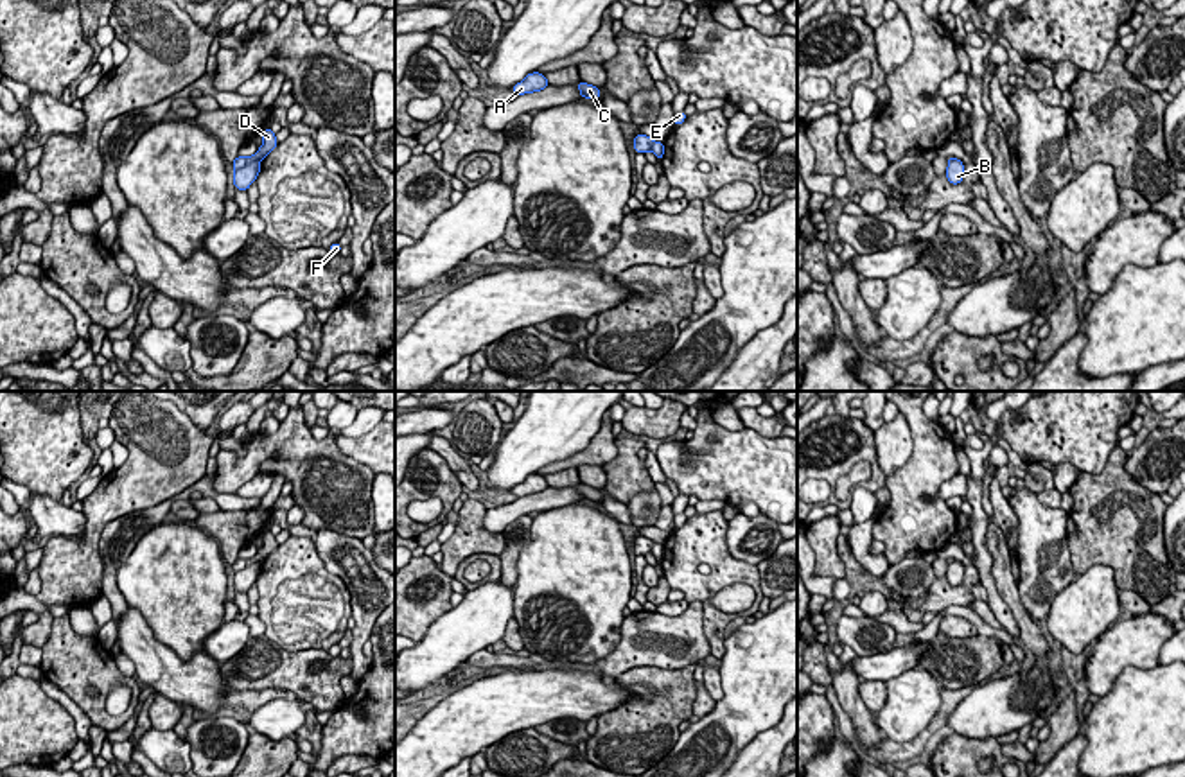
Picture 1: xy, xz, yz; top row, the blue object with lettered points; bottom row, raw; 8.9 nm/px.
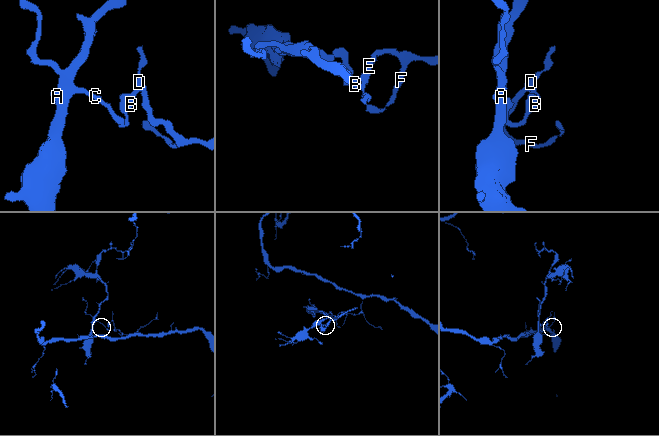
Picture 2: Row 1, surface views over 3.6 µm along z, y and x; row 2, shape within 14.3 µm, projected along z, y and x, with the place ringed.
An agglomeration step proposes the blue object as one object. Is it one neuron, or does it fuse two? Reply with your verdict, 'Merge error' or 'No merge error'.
Merge error

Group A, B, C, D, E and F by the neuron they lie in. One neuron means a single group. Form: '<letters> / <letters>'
A B C / D E F

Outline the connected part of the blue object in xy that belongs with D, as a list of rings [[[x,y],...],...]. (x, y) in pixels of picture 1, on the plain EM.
[[[269,529],[264,531],[262,540],[264,540],[264,544],[253,558],[237,558],[232,563],[232,569],[235,572],[246,569],[248,565],[251,565],[255,562],[264,562],[278,547],[278,542]]]

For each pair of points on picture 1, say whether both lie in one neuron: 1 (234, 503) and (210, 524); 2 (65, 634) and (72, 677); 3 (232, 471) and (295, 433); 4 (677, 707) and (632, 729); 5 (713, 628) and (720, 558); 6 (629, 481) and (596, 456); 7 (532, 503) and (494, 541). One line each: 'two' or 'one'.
1: two
2: one
3: one
4: one
5: one
6: two
7: two

